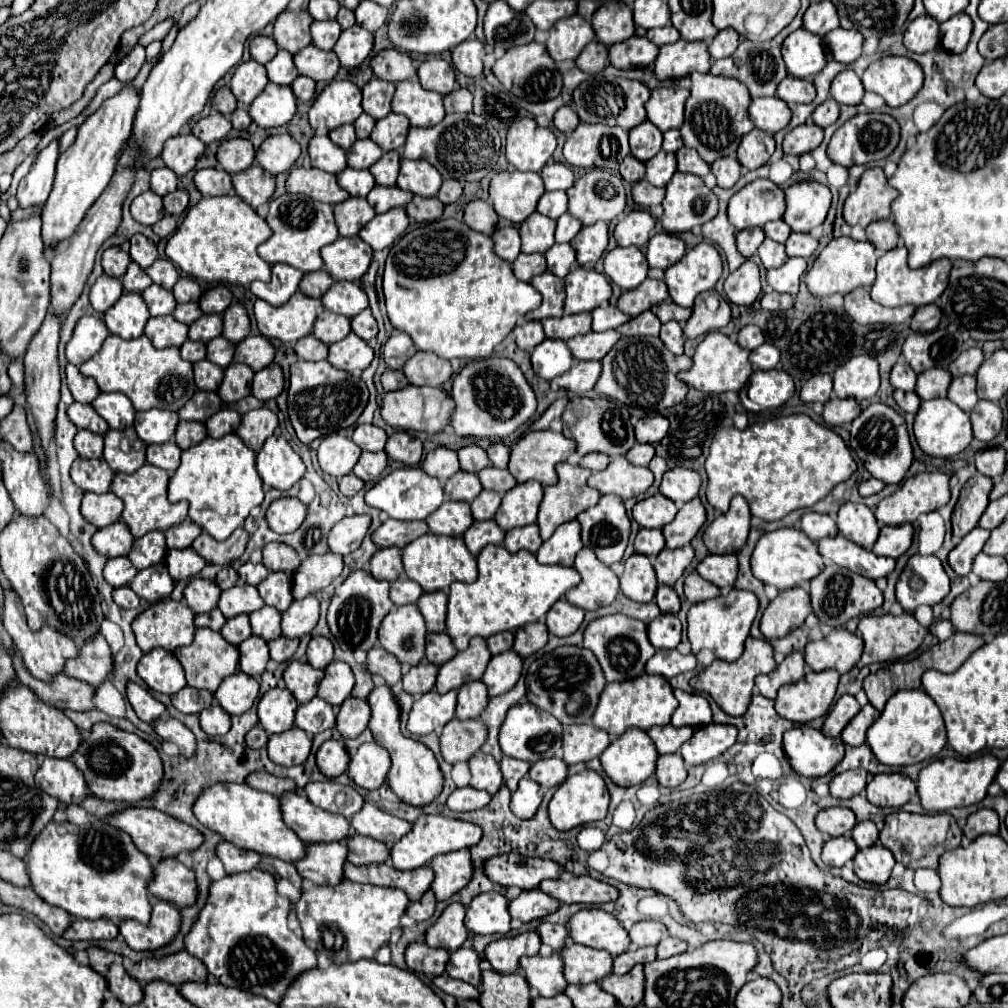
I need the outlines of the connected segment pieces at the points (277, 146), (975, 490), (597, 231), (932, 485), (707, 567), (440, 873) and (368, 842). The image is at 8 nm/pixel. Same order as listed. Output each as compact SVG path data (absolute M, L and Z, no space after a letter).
M272 135L256 151L258 165L272 175L290 171L298 157L300 145L290 135Z
M982 473L974 475L966 483L964 497L962 497L962 501L958 501L958 505L952 513L952 533L956 539L962 539L966 533L970 533L978 525L982 513L988 507L988 495L990 495L992 487L994 487L992 479L988 479Z
M598 221L590 227L582 227L570 245L576 249L576 259L580 265L596 263L608 247L608 225Z
M916 473L908 477L896 493L878 503L876 521L880 527L916 523L922 513L940 509L948 499L950 489L946 473Z
M708 555L696 567L696 571L710 583L716 583L716 587L732 589L738 577L738 557L736 555Z
M458 849L456 853L442 853L430 861L430 867L436 873L430 889L436 899L450 899L472 879L472 863L468 849Z
M352 833L352 837L348 837L346 845L348 845L348 861L354 865L388 861L388 845L372 839L372 837L360 837L360 835Z

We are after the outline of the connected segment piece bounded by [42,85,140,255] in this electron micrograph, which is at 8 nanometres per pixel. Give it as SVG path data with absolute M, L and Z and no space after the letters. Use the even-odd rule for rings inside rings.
M124 85L120 93L106 99L96 113L86 117L86 121L78 127L76 141L60 155L60 161L56 165L54 187L42 211L42 239L44 239L46 255L54 245L64 241L64 237L68 239L76 231L86 211L108 187L114 175L116 157L122 153L124 143L128 141L134 113L138 109L138 101L140 101L138 89Z

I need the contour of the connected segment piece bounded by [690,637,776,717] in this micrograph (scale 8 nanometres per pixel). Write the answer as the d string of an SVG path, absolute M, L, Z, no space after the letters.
M748 637L746 639L746 649L740 655L740 659L736 659L732 663L724 663L722 659L716 659L710 667L706 667L702 673L698 673L696 677L692 677L690 685L696 691L708 693L720 705L722 711L726 711L728 715L736 717L740 713L746 713L746 709L750 705L750 697L752 697L752 691L754 691L754 679L756 679L756 675L772 673L774 669L776 669L776 661L774 661L774 649L772 649L772 645L766 639Z

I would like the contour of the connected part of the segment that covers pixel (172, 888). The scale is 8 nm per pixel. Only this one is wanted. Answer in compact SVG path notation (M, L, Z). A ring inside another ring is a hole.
M174 857L156 863L154 869L156 877L152 877L152 885L148 885L150 895L164 901L174 901L178 907L186 907L196 901L198 893L192 869Z

